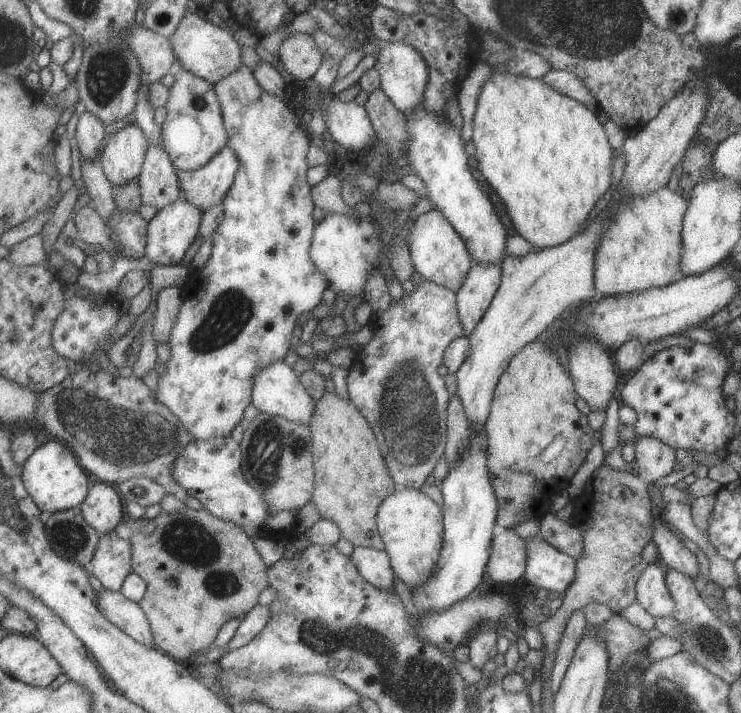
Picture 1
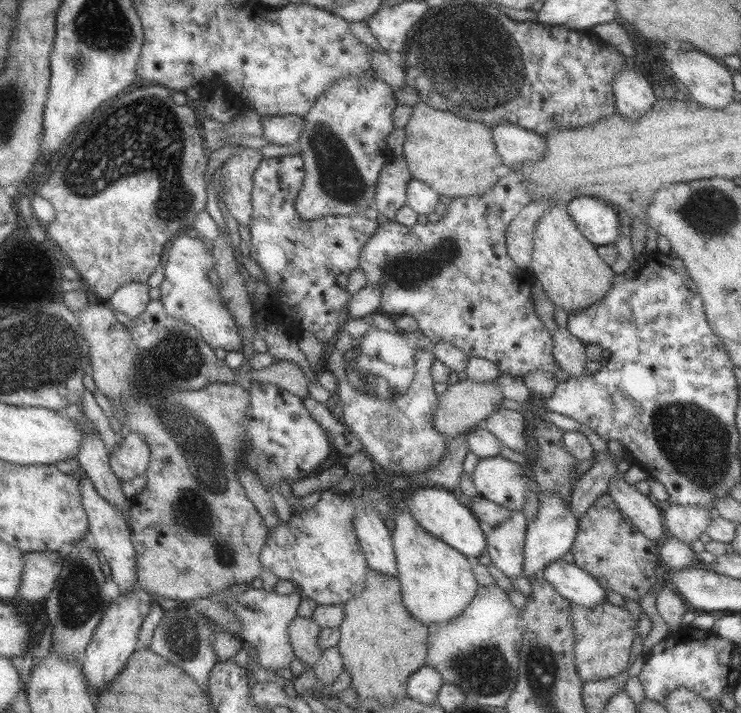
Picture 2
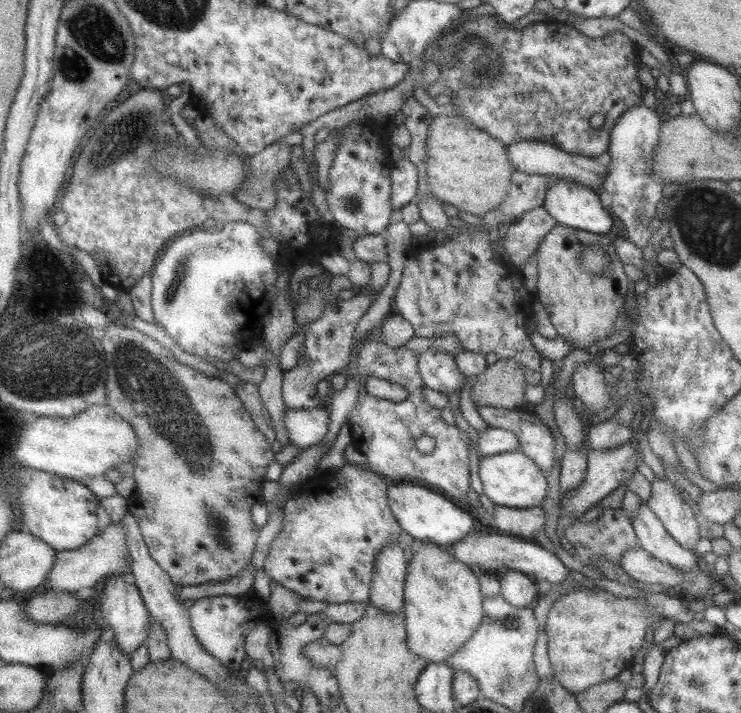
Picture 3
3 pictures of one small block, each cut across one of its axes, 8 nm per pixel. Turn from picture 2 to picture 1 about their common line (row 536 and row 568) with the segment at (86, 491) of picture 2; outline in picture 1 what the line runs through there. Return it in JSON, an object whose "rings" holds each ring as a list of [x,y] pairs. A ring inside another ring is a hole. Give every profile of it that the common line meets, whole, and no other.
{"rings":[[[117,532],[99,534],[91,556],[91,576],[109,592],[121,592],[125,576],[131,574],[131,544]]]}

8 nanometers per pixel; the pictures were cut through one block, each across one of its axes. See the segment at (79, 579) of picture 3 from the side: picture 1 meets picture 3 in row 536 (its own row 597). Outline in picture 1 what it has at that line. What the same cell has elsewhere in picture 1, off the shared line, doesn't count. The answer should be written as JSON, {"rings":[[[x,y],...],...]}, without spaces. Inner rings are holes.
{"rings":[[[103,588],[95,592],[95,606],[109,620],[109,624],[119,628],[125,636],[129,636],[137,644],[155,648],[149,622],[139,604],[123,598],[121,592],[109,592]]]}

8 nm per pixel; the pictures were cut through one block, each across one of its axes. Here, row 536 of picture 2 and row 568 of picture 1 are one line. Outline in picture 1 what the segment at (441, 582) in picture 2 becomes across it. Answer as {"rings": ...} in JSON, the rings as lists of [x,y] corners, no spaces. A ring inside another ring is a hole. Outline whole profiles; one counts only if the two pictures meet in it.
{"rings":[[[395,488],[395,492],[391,492],[377,506],[375,524],[379,538],[385,546],[393,576],[399,578],[405,586],[409,586],[409,590],[425,584],[439,558],[443,540],[443,512],[439,510],[439,506],[421,490]]]}

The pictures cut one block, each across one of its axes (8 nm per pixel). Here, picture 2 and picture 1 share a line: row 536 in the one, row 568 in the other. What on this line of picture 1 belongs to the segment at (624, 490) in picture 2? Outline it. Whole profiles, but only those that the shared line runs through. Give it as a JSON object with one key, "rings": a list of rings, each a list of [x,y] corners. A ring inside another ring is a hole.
{"rings":[[[653,562],[641,570],[641,576],[635,582],[635,600],[653,620],[671,618],[673,614],[673,600],[667,592],[665,574],[665,568],[659,562]]]}

